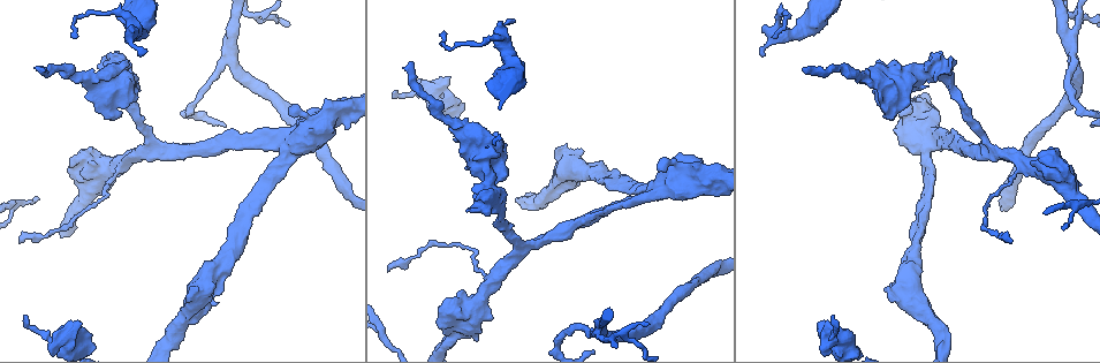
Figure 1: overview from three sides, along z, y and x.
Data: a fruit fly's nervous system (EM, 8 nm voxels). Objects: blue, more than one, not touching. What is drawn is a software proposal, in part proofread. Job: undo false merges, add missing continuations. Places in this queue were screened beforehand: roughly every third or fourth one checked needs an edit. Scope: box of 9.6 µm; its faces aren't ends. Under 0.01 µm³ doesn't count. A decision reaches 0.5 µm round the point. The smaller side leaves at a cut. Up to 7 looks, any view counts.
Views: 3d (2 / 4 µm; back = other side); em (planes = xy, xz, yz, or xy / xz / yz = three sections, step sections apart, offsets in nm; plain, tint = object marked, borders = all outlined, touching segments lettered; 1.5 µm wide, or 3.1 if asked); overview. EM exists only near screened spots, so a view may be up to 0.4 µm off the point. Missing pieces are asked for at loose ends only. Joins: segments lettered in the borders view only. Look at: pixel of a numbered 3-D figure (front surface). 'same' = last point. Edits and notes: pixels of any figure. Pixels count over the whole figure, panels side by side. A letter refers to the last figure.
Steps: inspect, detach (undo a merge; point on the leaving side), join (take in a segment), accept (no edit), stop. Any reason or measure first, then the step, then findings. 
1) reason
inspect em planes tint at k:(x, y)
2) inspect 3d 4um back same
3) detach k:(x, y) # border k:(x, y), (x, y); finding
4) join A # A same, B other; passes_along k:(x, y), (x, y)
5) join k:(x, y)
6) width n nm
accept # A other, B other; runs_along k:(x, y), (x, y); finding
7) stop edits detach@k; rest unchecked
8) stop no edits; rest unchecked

free end
inspect 3d 2um back at 1:(266, 150)

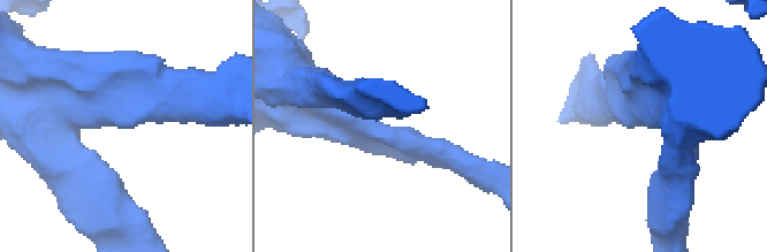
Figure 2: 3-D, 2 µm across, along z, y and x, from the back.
inspect em planes borders at 2:(137, 122)

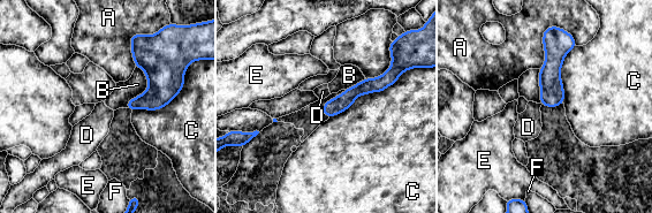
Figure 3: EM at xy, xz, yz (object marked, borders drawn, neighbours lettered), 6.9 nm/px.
accept # A other, B other, C other, D other, E other, F other; border 3:(400, 76), (330, 118); none of them fits

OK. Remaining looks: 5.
branch point
inspect em xz step 4 borders at 1:(494, 208)

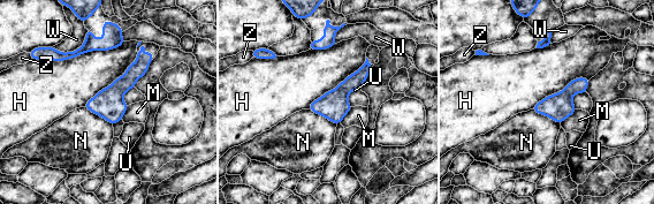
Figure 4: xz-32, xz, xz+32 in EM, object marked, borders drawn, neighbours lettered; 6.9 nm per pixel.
longest_contact H 600 nm
accept # H other, M other, N other, U other, W other, Z other; border 4:(126, 40), (69, 59), (39, 60); continuous, no second cell

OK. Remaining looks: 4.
branch stops here
inspect em yz step 8 borders at 1:(410, 62)

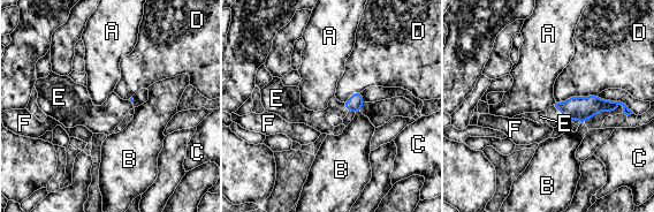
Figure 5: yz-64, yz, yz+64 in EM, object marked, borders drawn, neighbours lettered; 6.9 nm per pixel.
join E # A other, B other, C other, D other, E same, F other; passes_along 5:(355, 103), (344, 106), (320, 120); the cell continues

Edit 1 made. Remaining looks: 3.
stop edits join@5; rest unchecked

